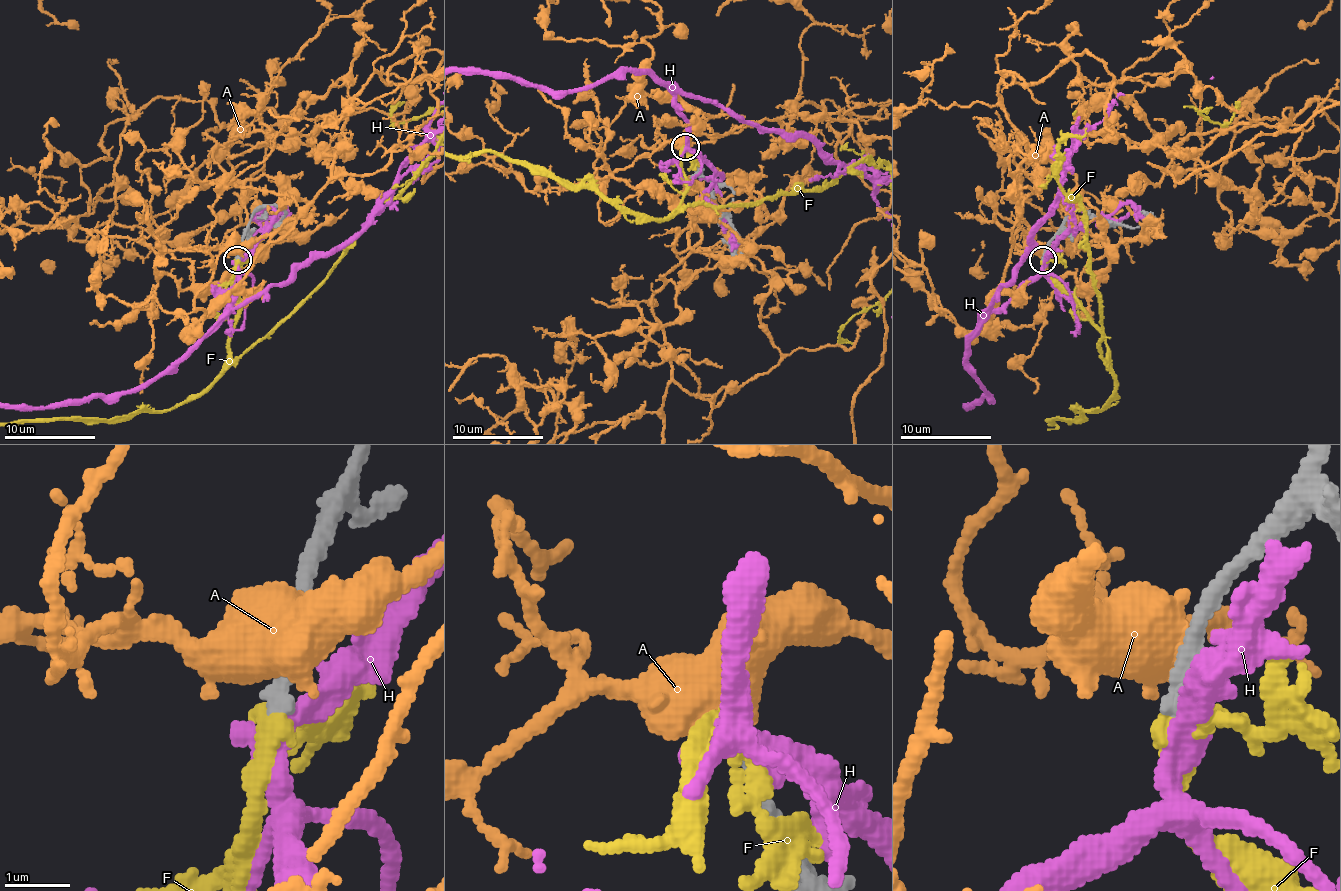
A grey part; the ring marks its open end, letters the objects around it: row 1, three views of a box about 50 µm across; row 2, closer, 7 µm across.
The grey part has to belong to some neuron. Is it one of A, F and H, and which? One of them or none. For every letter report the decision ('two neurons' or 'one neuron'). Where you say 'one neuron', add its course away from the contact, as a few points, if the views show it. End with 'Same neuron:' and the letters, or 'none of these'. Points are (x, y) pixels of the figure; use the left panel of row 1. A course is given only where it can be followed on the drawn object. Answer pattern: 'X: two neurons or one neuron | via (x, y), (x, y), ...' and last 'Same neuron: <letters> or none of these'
A: two neurons
F: one neuron
H: two neurons
Same neuron: F

